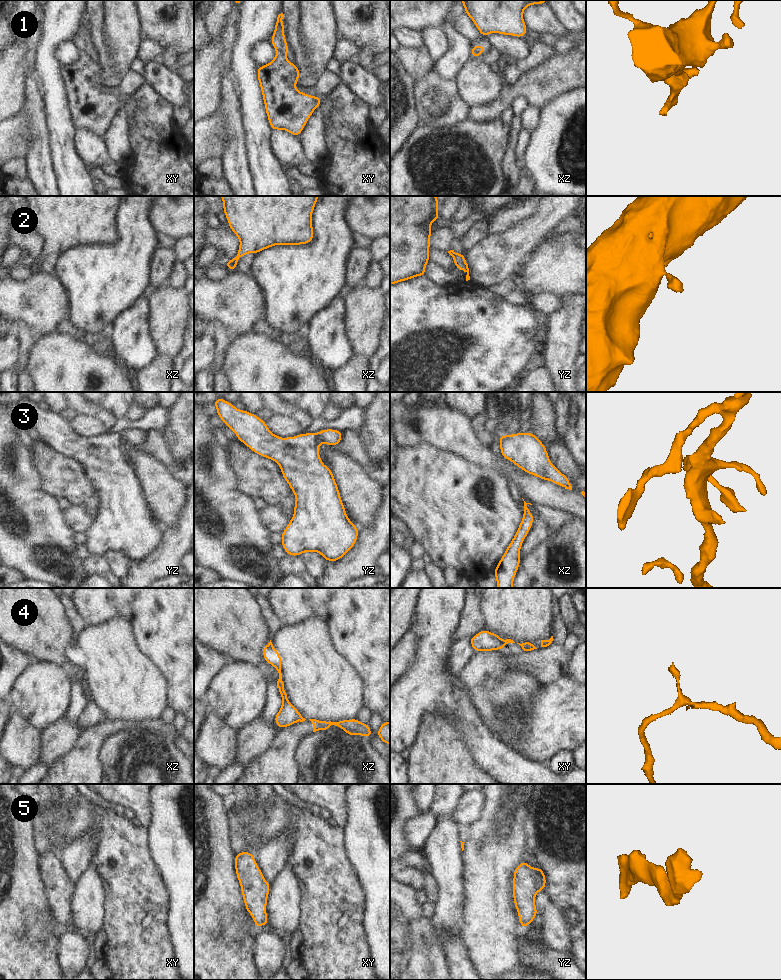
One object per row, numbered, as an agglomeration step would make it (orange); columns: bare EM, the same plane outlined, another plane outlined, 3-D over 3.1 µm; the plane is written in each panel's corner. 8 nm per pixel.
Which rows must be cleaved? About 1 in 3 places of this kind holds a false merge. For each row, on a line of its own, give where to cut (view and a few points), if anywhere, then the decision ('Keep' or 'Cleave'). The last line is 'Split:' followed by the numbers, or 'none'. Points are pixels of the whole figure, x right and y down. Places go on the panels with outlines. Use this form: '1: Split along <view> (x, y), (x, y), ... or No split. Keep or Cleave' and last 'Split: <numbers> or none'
1: Split along xy (276, 50), (284, 54). Cleave
2: No split. Keep
3: No split. Keep
4: Split along xy (492, 633), (503, 648). Cleave
5: No split. Keep
Split: 1, 4.

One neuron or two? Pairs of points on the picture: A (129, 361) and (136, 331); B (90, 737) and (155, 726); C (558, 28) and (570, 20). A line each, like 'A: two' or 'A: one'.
A: one
B: one
C: two

